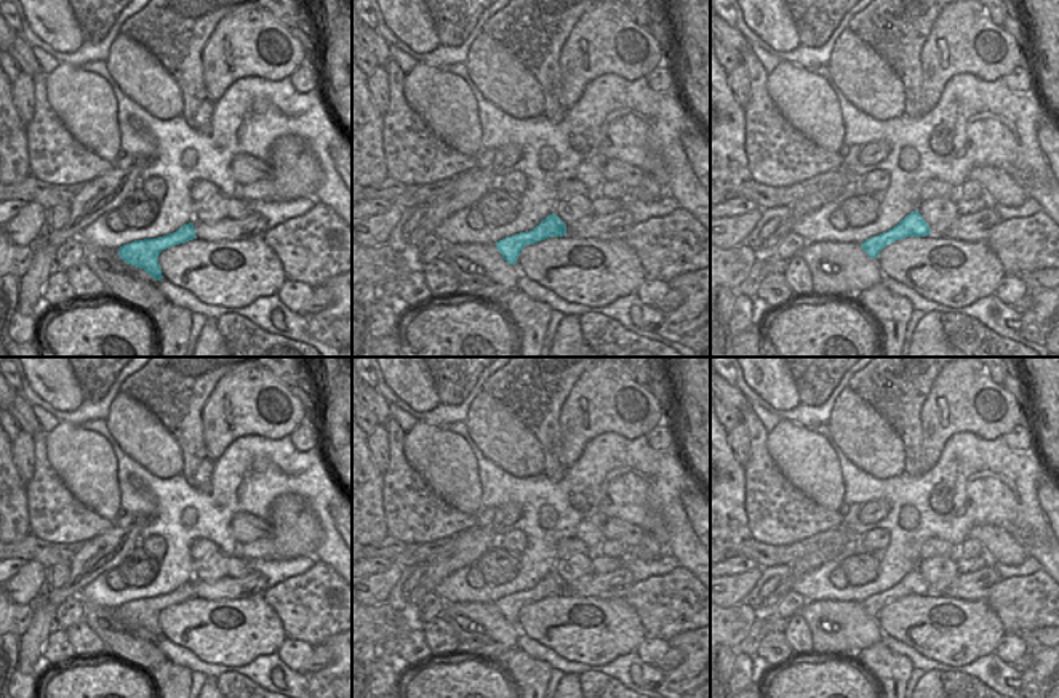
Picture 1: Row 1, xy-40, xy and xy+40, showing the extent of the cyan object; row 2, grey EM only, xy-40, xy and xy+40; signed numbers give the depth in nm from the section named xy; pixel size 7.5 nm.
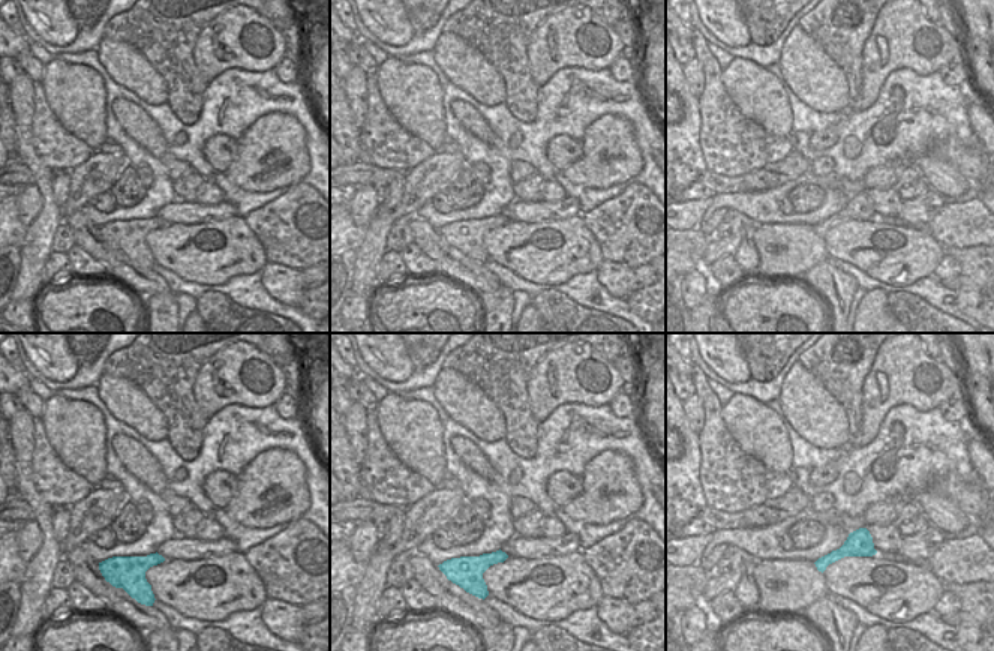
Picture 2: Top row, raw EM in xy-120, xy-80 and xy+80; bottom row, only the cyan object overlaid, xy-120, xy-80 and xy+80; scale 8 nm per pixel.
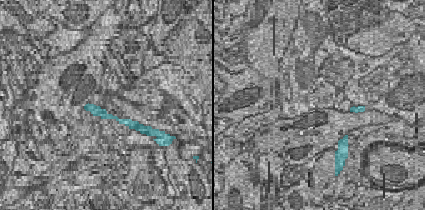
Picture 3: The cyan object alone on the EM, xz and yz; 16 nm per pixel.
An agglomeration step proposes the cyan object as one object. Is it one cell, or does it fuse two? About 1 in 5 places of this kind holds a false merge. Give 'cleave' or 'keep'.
keep

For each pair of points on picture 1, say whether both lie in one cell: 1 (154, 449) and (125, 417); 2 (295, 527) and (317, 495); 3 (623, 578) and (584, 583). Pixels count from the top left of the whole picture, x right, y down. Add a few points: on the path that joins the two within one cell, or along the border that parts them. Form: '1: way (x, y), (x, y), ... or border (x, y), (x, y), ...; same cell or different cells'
1: way (147, 441), (131, 425); same cell
2: border (272, 500), (298, 493), (314, 514), (322, 540); different cells
3: way (613, 583), (594, 583); same cell

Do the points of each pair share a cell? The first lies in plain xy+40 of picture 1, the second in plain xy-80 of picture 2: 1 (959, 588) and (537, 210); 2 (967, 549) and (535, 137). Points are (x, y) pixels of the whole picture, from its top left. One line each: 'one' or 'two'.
1: one
2: two

